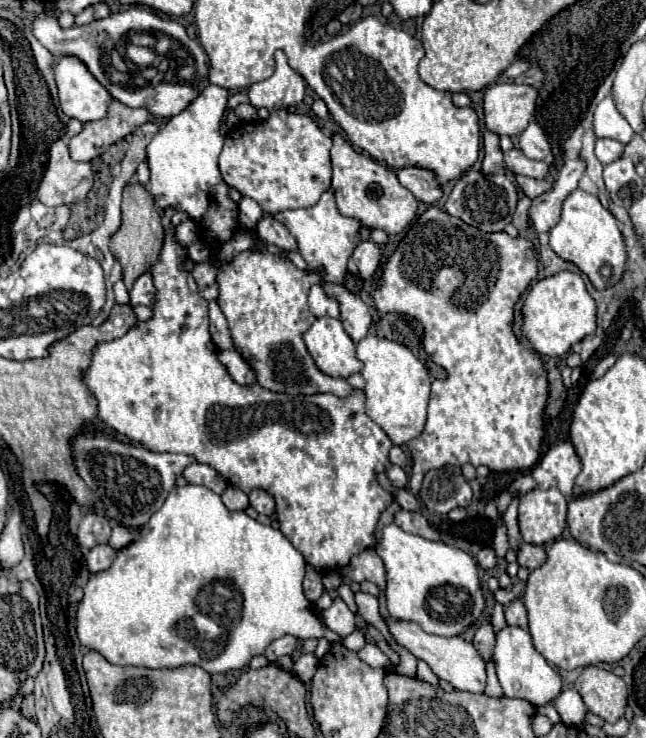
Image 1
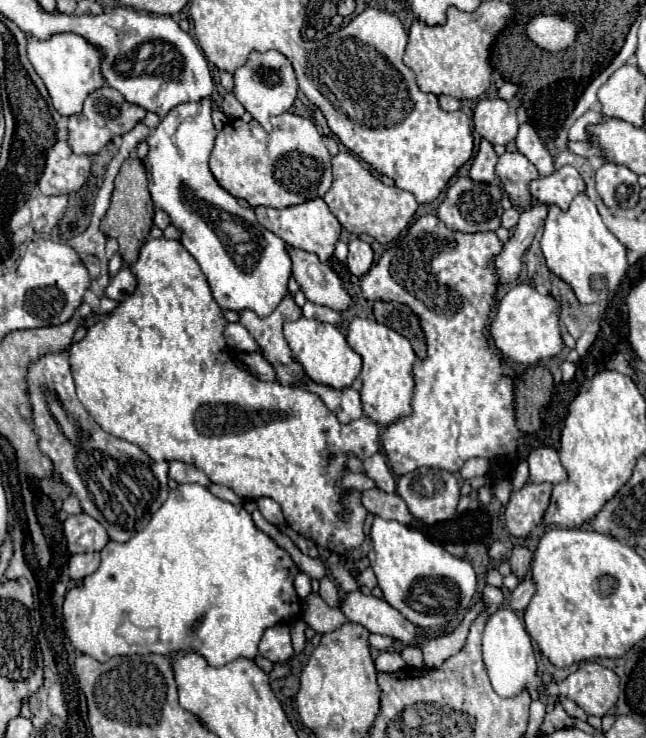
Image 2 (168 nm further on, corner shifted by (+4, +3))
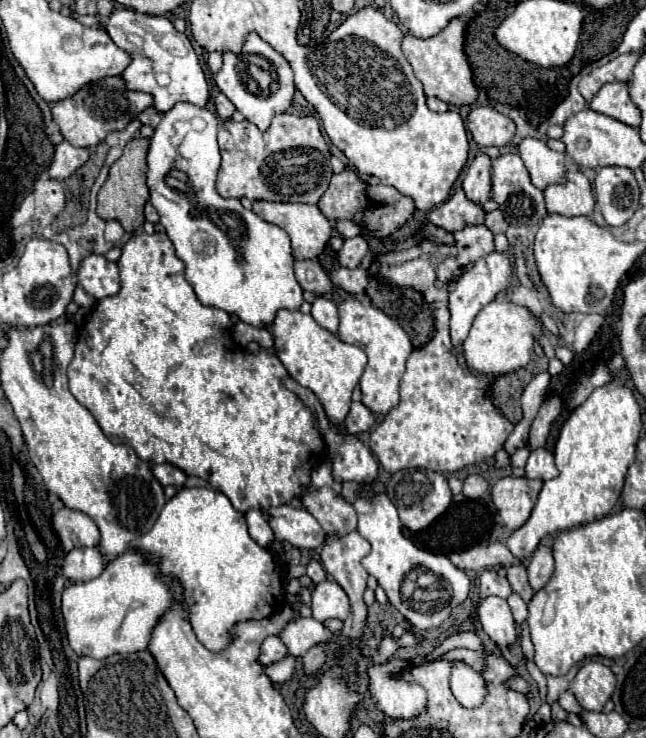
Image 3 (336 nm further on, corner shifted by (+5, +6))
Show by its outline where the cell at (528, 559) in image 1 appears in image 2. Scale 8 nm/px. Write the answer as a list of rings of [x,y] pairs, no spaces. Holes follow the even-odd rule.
[[[514,547],[510,551],[510,557],[508,557],[508,563],[512,567],[512,573],[518,577],[518,579],[524,579],[528,569],[530,569],[530,563],[532,563],[532,551],[528,547]]]

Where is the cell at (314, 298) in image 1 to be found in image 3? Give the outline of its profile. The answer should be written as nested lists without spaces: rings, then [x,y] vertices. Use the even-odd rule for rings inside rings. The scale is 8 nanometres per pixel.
[[[319,296],[315,302],[313,302],[313,310],[311,310],[311,316],[317,320],[319,326],[323,326],[325,330],[329,332],[337,332],[337,326],[339,326],[339,316],[337,316],[337,308],[331,300],[325,300],[323,296]]]

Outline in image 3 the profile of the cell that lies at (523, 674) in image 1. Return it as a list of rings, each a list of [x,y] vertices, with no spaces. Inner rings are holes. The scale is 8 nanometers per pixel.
[[[487,596],[479,602],[477,606],[477,618],[479,624],[483,626],[483,630],[489,634],[489,638],[505,648],[511,646],[517,638],[517,628],[515,628],[515,620],[511,616],[509,604],[499,598],[499,596]]]

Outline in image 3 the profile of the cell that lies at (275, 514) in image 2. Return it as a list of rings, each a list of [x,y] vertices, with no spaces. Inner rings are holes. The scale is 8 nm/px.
[[[293,506],[269,508],[269,526],[277,540],[285,540],[299,550],[315,550],[323,546],[325,534],[319,522],[305,510]]]

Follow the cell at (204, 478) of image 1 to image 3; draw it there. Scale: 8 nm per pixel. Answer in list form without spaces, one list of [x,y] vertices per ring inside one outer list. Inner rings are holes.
[[[153,464],[151,472],[155,474],[155,478],[161,482],[161,486],[177,486],[181,488],[185,484],[185,472],[171,466],[171,464]]]

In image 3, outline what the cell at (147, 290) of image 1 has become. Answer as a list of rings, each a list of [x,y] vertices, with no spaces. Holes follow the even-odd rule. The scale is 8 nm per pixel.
[[[89,254],[81,260],[77,270],[77,282],[93,298],[101,300],[119,292],[119,270],[115,262],[109,262],[101,254]]]

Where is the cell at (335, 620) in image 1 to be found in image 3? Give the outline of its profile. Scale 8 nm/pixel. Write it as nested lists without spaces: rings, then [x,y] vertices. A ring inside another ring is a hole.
[[[311,558],[309,560],[309,564],[307,564],[307,576],[315,582],[315,584],[319,584],[319,582],[323,582],[327,576],[325,576],[325,570],[323,570],[323,566],[315,560],[315,558]]]

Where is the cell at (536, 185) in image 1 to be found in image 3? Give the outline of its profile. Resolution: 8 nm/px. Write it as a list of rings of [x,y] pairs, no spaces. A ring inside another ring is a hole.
[[[581,170],[567,172],[567,184],[555,184],[545,190],[547,212],[563,216],[591,216],[595,198],[589,180]]]

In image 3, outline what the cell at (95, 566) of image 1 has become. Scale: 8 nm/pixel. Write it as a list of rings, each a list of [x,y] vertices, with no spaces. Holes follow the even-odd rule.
[[[75,548],[65,556],[61,570],[71,582],[81,582],[97,578],[103,572],[103,566],[105,560],[99,548]]]

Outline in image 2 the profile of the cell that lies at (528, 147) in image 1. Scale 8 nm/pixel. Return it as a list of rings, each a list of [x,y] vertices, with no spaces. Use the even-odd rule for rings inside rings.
[[[520,125],[520,131],[516,135],[516,147],[538,167],[540,175],[550,175],[554,171],[554,163],[550,163],[550,153],[540,141],[538,133],[532,129],[532,125]]]

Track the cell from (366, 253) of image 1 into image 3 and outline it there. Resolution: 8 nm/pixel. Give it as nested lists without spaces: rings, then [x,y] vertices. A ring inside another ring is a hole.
[[[355,236],[343,242],[341,250],[337,252],[337,262],[345,268],[357,268],[361,264],[361,260],[367,256],[369,248],[367,242],[363,240],[363,236]]]

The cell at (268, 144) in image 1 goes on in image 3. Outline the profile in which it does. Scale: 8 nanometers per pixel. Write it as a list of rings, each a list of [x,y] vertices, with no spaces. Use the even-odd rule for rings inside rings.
[[[283,112],[273,118],[273,124],[265,132],[247,120],[221,120],[219,148],[223,160],[217,174],[217,192],[223,198],[247,196],[249,200],[317,204],[333,176],[329,146],[313,116],[301,118]]]

